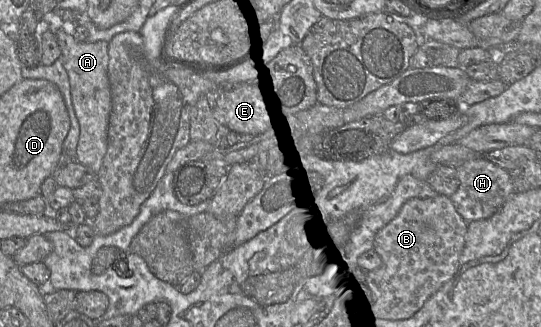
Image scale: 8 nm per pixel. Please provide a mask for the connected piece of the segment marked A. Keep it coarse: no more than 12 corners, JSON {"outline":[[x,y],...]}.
{"outline":[[56,35],[80,126],[76,160],[98,174],[112,107],[108,42]]}

